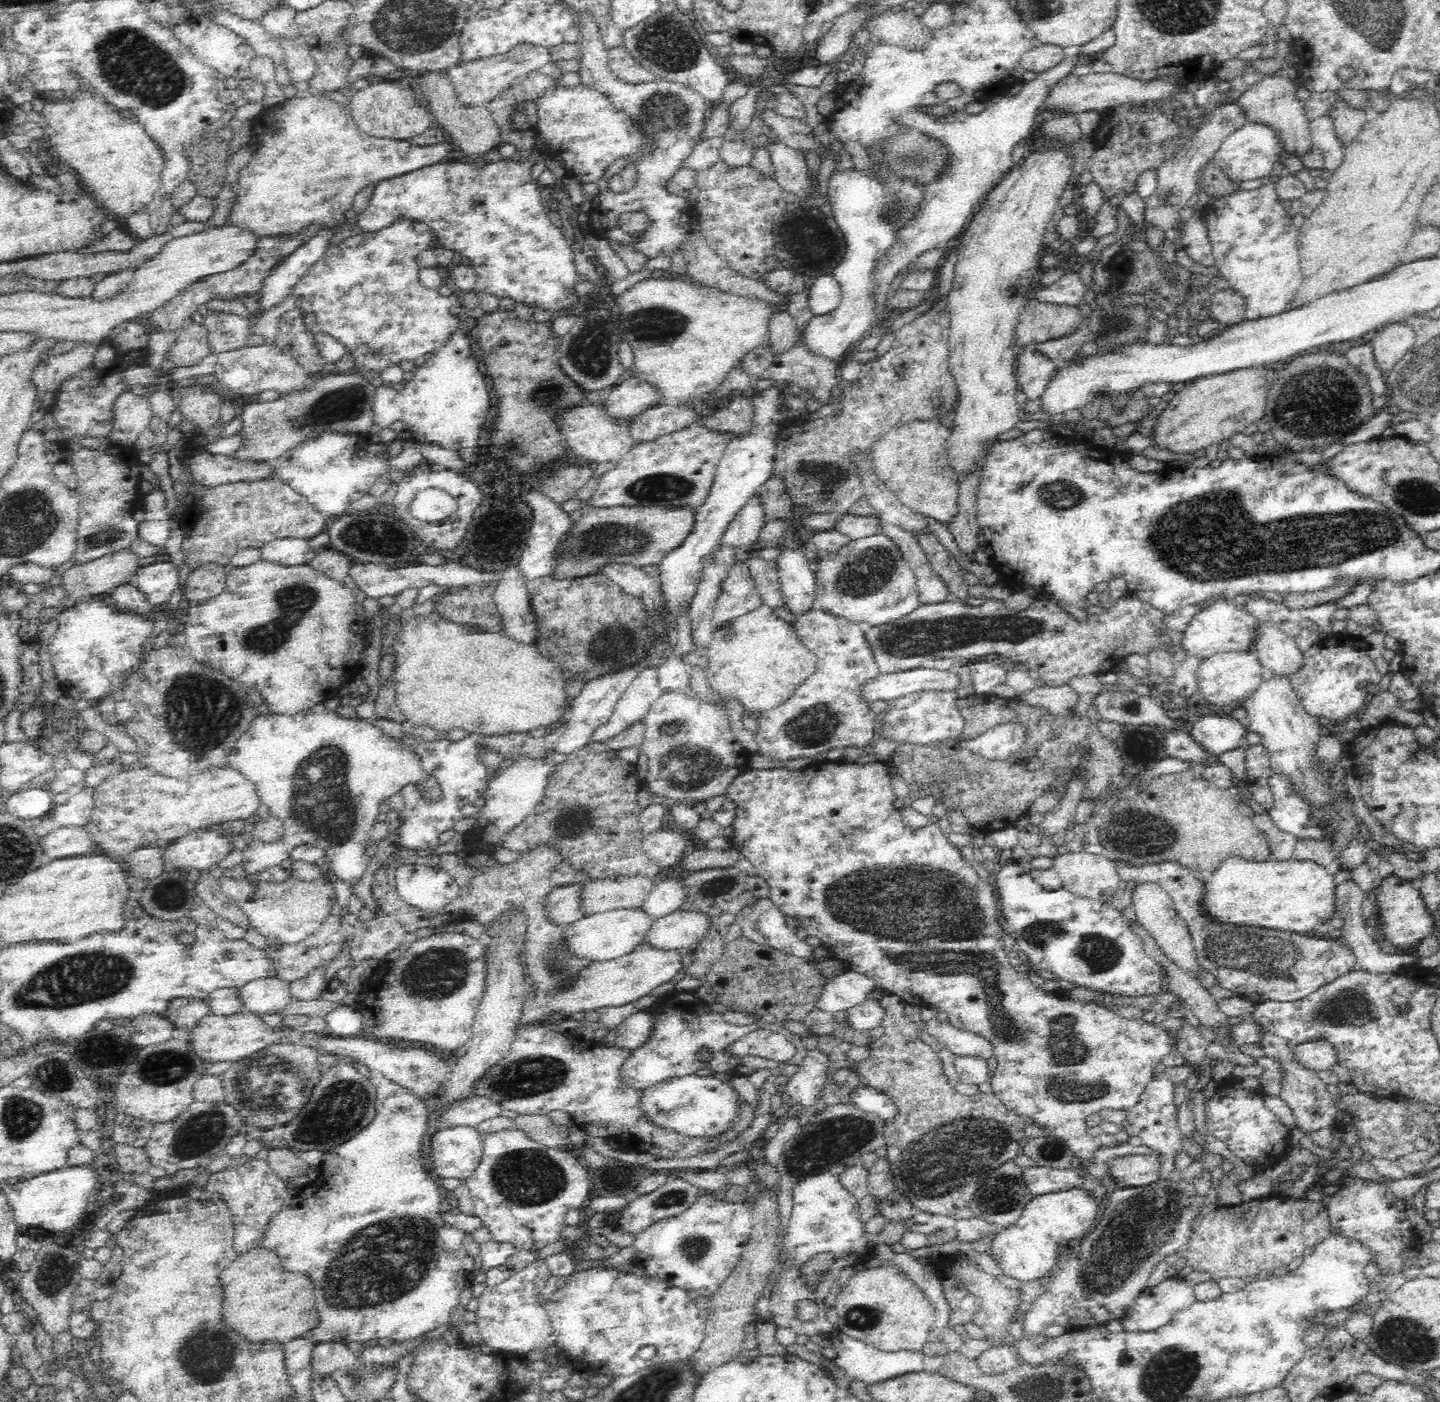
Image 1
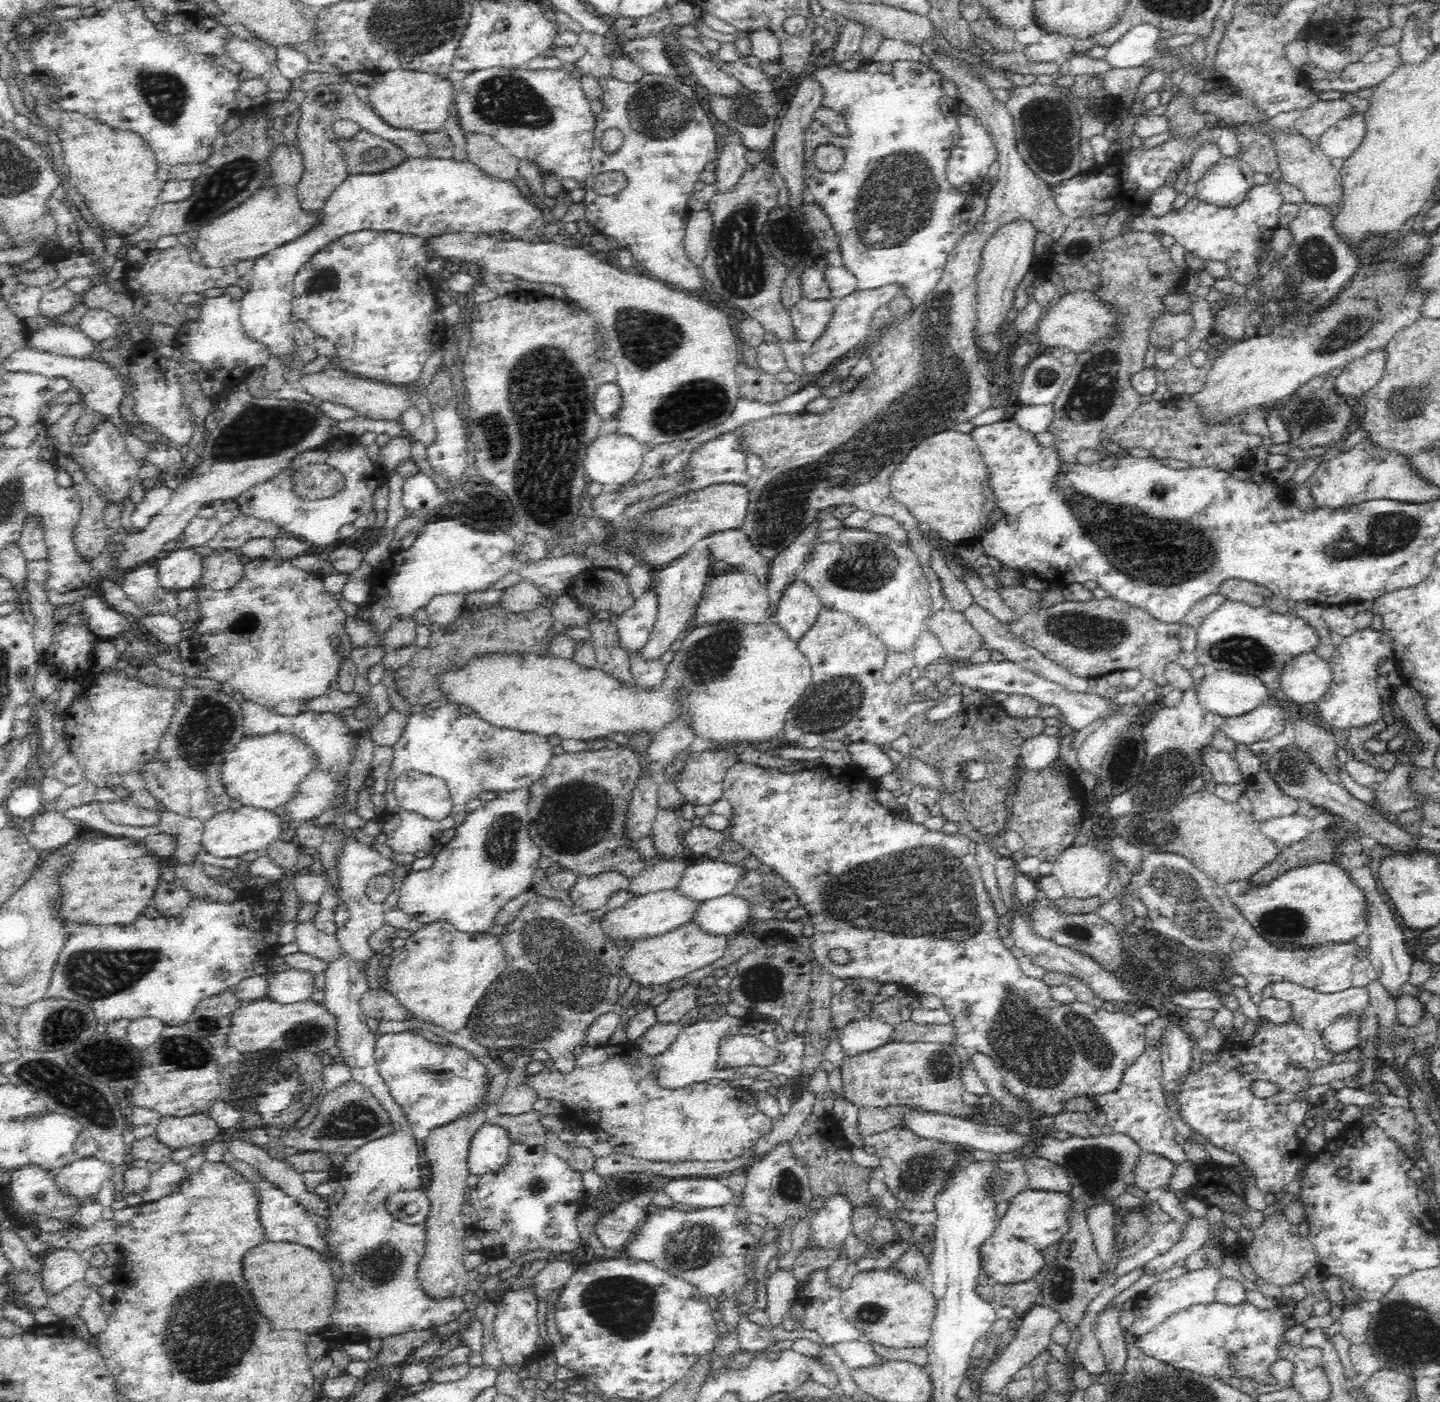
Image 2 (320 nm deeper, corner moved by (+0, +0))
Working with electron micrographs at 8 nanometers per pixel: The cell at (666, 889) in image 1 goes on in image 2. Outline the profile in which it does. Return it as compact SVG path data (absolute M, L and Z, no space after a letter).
M704 857L681 872L675 891L692 902L704 902L728 895L744 875L746 869Z

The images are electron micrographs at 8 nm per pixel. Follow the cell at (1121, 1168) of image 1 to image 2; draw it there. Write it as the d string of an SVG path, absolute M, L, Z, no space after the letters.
M1148 1152L1140 1154L1132 1170L1135 1178L1133 1186L1144 1191L1162 1188L1170 1182L1175 1170L1174 1164L1163 1156Z

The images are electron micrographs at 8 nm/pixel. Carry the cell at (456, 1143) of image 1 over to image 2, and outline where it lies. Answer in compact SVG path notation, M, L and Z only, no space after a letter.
M484 1123L470 1139L467 1167L471 1174L496 1172L507 1161L511 1144L506 1130Z

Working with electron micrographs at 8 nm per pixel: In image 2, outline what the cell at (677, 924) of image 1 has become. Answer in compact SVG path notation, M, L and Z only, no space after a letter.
M728 894L699 903L691 922L704 934L732 937L748 929L751 919L747 900Z

